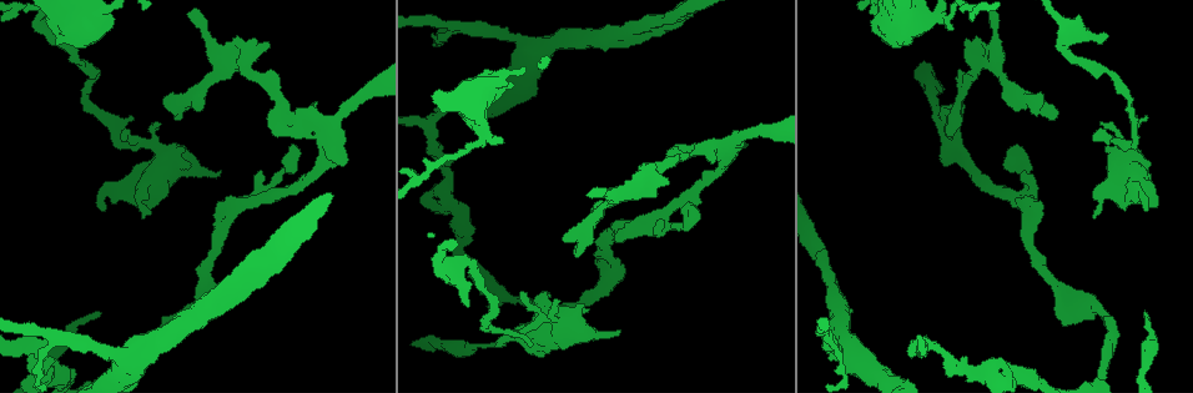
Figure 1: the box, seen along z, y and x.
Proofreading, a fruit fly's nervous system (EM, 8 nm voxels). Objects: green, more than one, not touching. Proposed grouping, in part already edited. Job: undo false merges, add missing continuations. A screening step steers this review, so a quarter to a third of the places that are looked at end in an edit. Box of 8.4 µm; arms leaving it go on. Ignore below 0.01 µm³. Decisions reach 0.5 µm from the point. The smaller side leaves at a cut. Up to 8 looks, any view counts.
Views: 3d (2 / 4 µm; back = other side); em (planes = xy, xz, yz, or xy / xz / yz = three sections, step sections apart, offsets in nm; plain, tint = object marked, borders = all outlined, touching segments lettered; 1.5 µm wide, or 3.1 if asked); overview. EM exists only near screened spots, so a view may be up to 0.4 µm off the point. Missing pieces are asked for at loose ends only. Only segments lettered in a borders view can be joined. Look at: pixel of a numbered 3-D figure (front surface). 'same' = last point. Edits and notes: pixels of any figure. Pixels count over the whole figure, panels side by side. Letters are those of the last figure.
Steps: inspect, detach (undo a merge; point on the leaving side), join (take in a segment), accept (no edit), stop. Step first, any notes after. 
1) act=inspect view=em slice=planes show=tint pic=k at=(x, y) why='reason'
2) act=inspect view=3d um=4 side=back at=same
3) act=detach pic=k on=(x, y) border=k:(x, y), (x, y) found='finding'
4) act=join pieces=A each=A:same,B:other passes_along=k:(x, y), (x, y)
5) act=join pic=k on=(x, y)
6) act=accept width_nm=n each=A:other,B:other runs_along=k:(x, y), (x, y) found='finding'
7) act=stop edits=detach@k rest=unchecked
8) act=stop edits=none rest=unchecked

act=inspect view=3d um=2 pic=1 at=(648, 36) why='branch stops here'

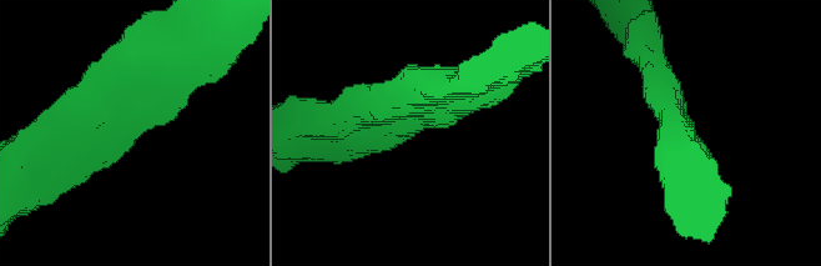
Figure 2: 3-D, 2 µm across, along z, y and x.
act=inspect view=em slice=xz step=4 show=tint pic=2 at=(406, 129)

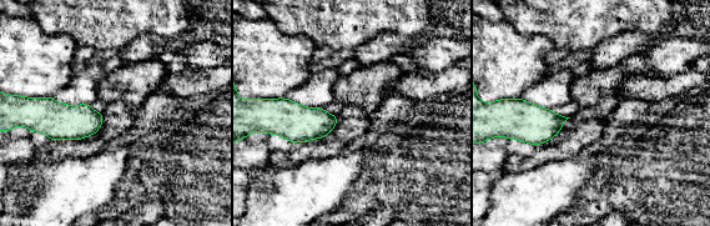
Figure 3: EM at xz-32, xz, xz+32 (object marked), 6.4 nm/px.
act=inspect view=em slice=xz step=4 show=borders at=same

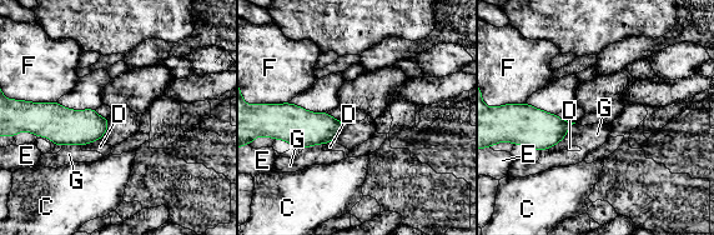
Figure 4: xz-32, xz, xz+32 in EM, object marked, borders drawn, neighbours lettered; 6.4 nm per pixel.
act=accept each=C:other,D:other,E:other,F:other,G:other border=4:(99, 139), (81, 145) found='none of them fits'

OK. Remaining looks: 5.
act=inspect view=em slice=xy step=8 show=tint pic=1 at=(119, 358) why='branch point'

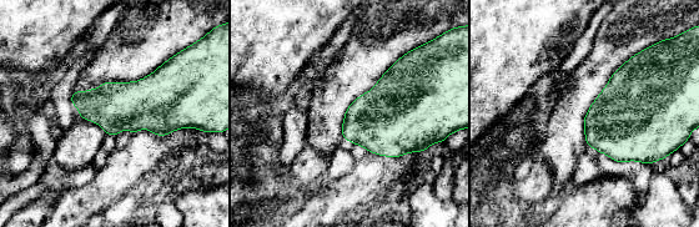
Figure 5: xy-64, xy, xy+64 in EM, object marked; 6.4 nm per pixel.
act=inspect view=em slice=planes show=borders at=same why='another direction'

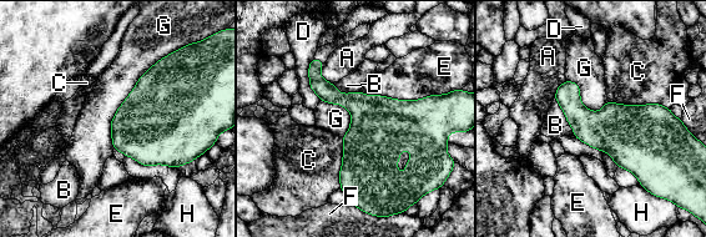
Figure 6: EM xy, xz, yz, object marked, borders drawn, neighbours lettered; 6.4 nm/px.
act=accept longest_contact=G:700nm each=A:other,B:other,C:other,D:other,E:other,F:other,G:other,H:other found='one neuron here'

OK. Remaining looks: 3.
act=inspect view=em slice=planes show=borders pic=1 at=(122, 144) why='abrupt turn'

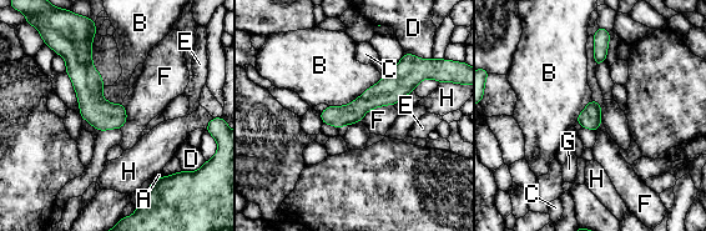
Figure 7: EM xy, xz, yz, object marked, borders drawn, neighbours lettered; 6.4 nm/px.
act=accept width_nm=130 each=A:other,B:other,C:other,D:other,E:other,F:other,G:other,H:other border=7:(384, 76), (349, 103), (328, 106) found='continuous, no second neuron'

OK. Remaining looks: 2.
act=stop edits=none rest=unchecked

